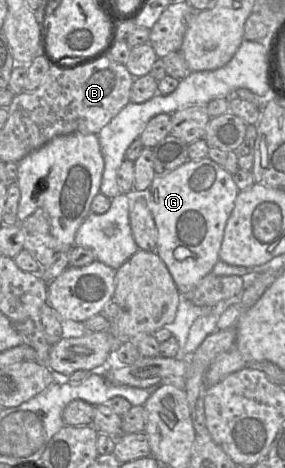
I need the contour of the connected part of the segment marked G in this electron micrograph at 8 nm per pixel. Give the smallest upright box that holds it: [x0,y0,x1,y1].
[148,157,239,294]

